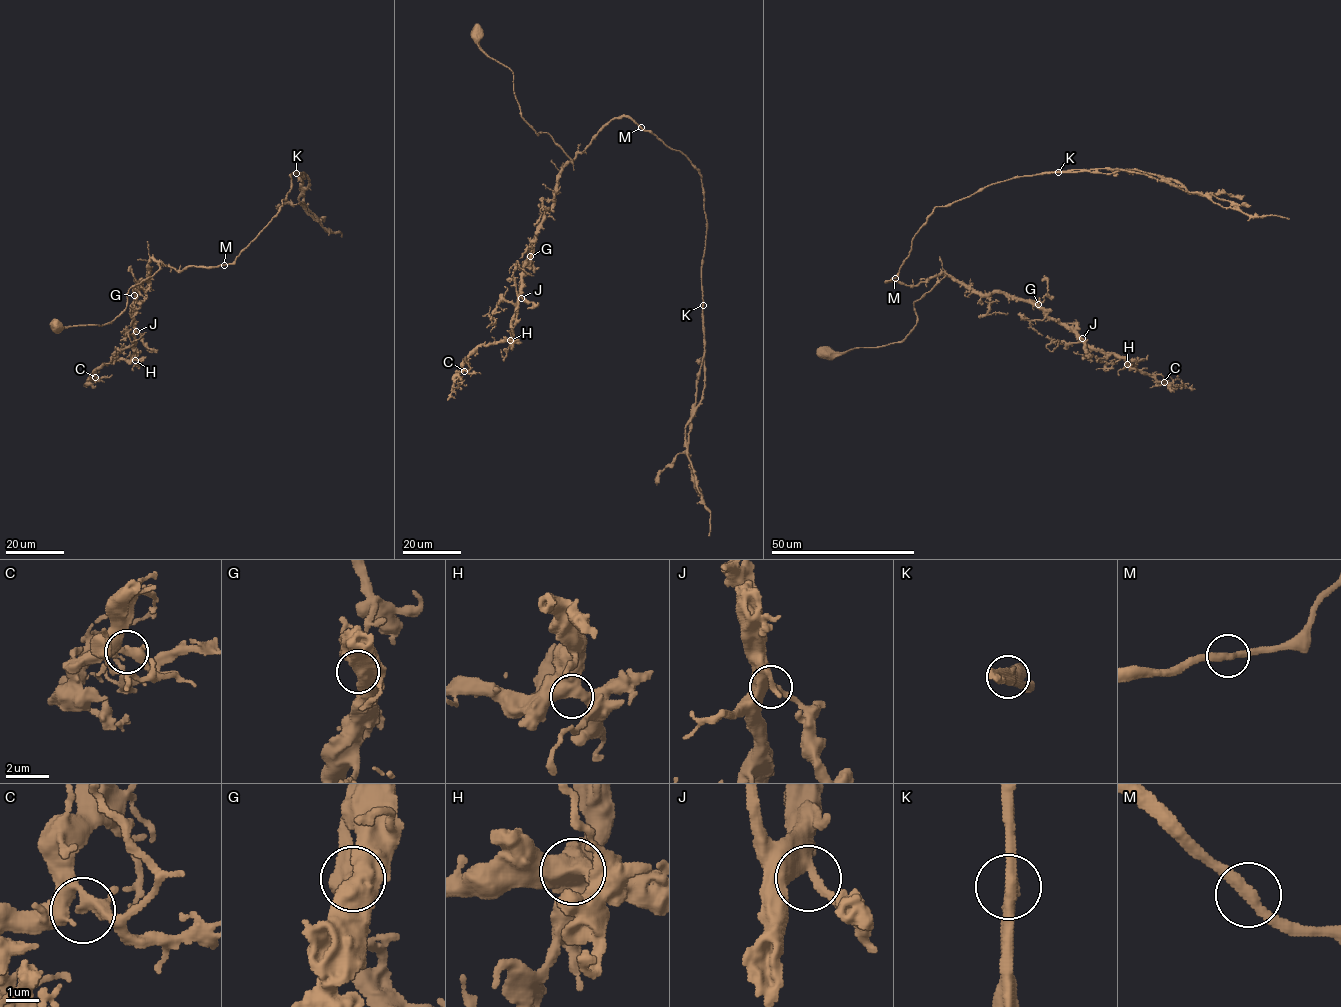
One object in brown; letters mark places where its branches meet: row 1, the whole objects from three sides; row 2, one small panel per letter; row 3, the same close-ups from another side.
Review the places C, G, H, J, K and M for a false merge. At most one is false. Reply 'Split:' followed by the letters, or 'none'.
Split: K

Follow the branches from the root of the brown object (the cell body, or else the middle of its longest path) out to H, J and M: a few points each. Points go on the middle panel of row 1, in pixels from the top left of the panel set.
H: (477, 34), (479, 46), (512, 72), (522, 118), (571, 161), (524, 267), (510, 340)
J: (477, 34), (479, 46), (512, 72), (522, 118), (571, 161), (524, 267), (521, 298)
M: (477, 34), (479, 46), (512, 72), (522, 118), (571, 160), (612, 120), (628, 116), (641, 127)

